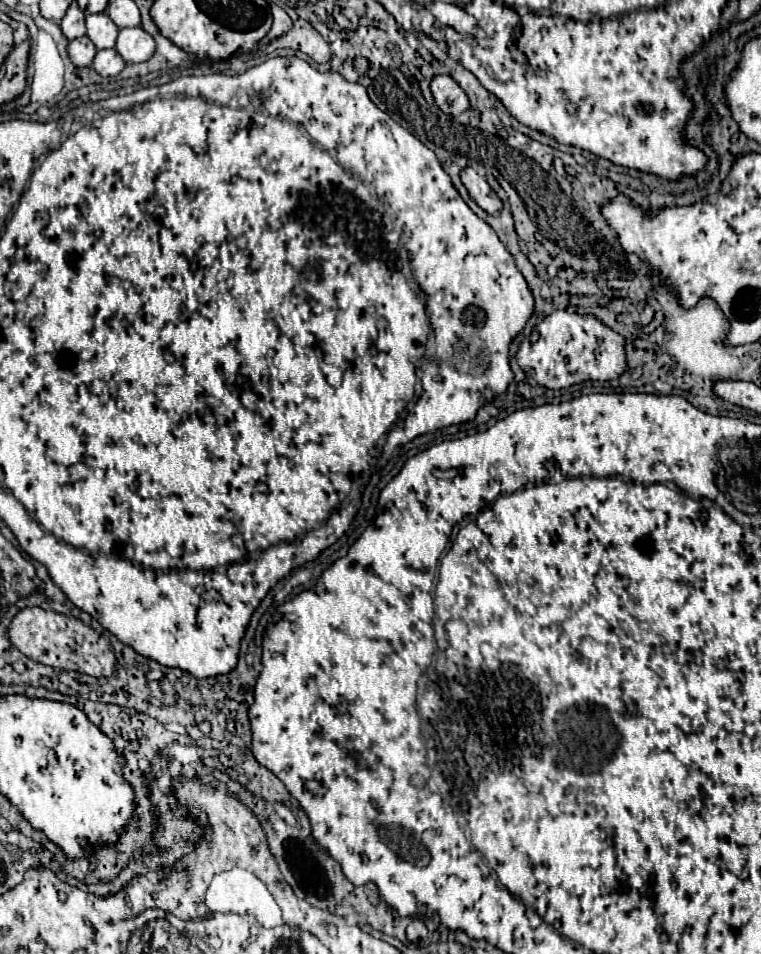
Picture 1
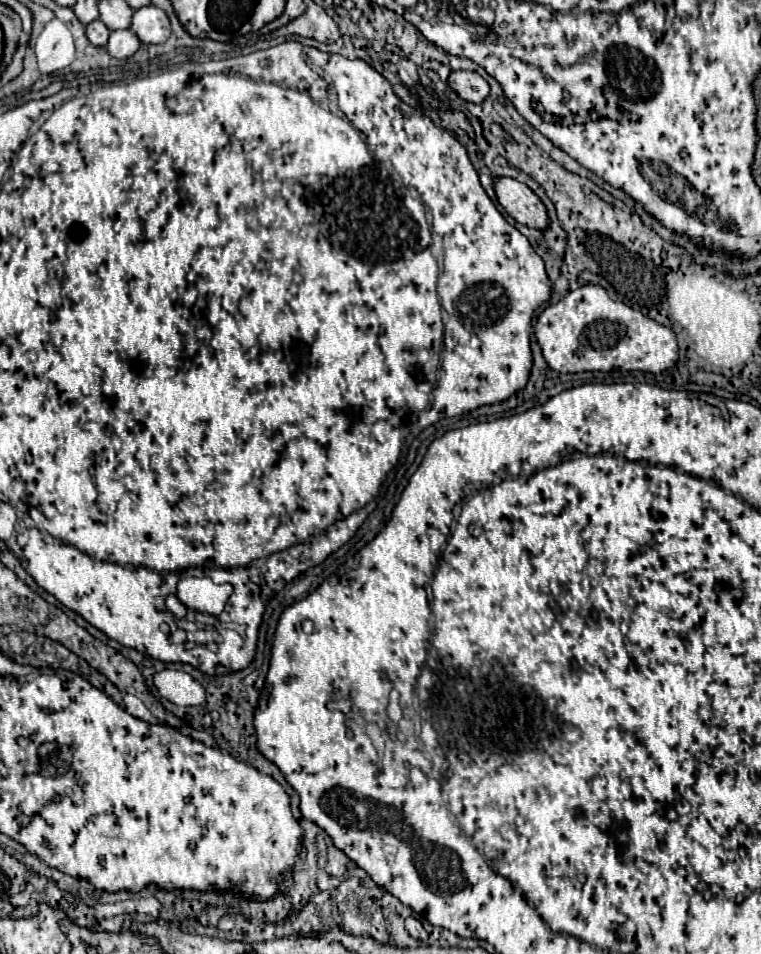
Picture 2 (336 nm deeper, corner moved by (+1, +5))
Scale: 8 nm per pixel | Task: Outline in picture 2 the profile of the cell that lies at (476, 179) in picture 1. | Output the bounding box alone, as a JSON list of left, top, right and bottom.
[494,178,550,230]

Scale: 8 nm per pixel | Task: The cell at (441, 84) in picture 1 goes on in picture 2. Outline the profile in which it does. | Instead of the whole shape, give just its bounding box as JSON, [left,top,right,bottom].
[448,70,490,104]

